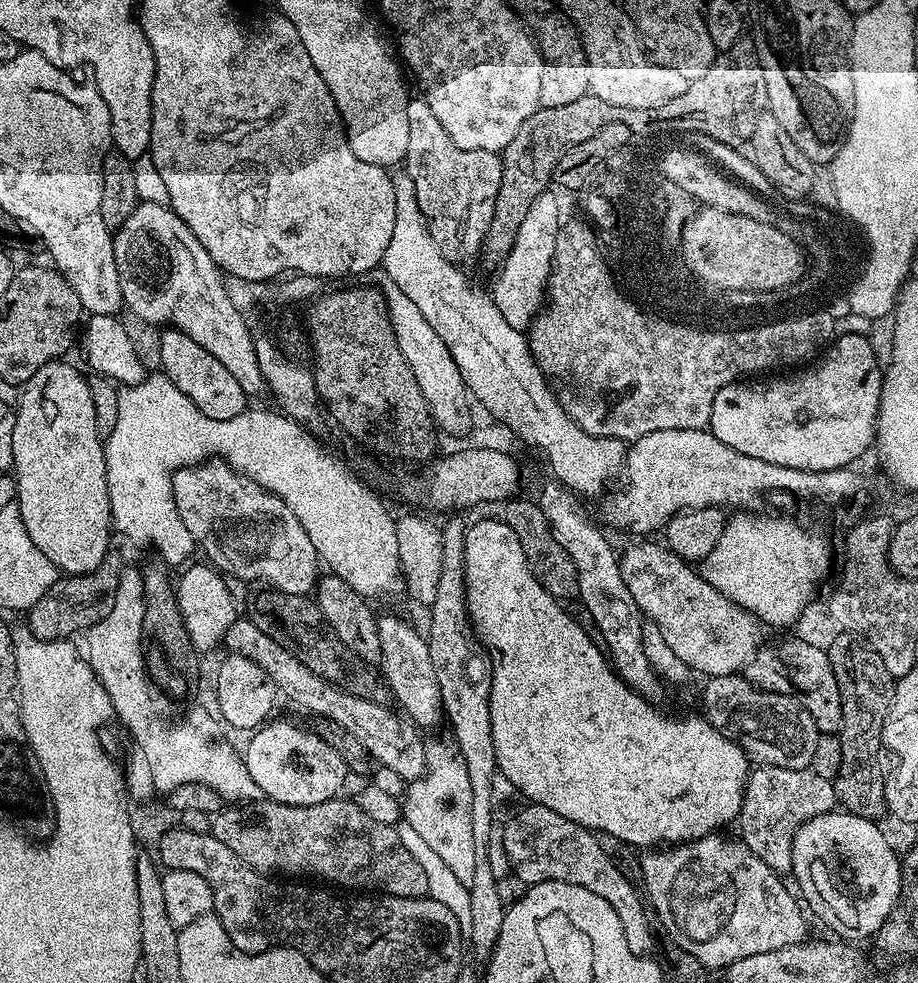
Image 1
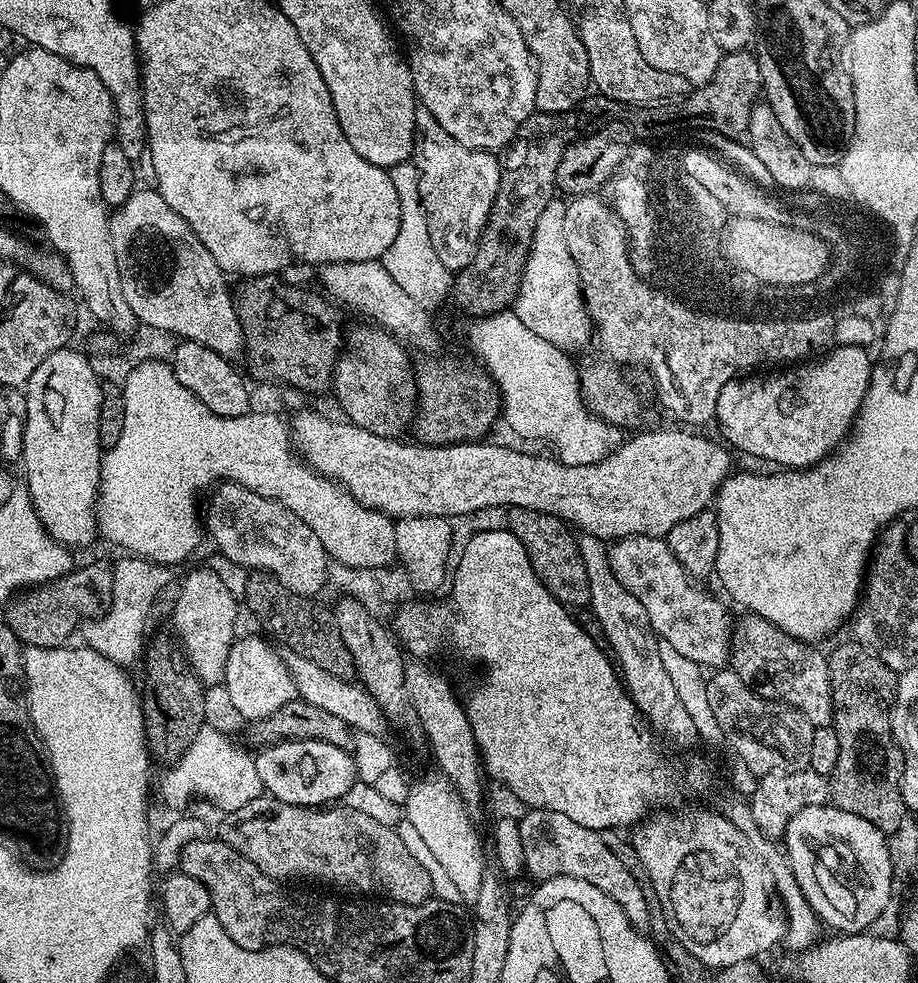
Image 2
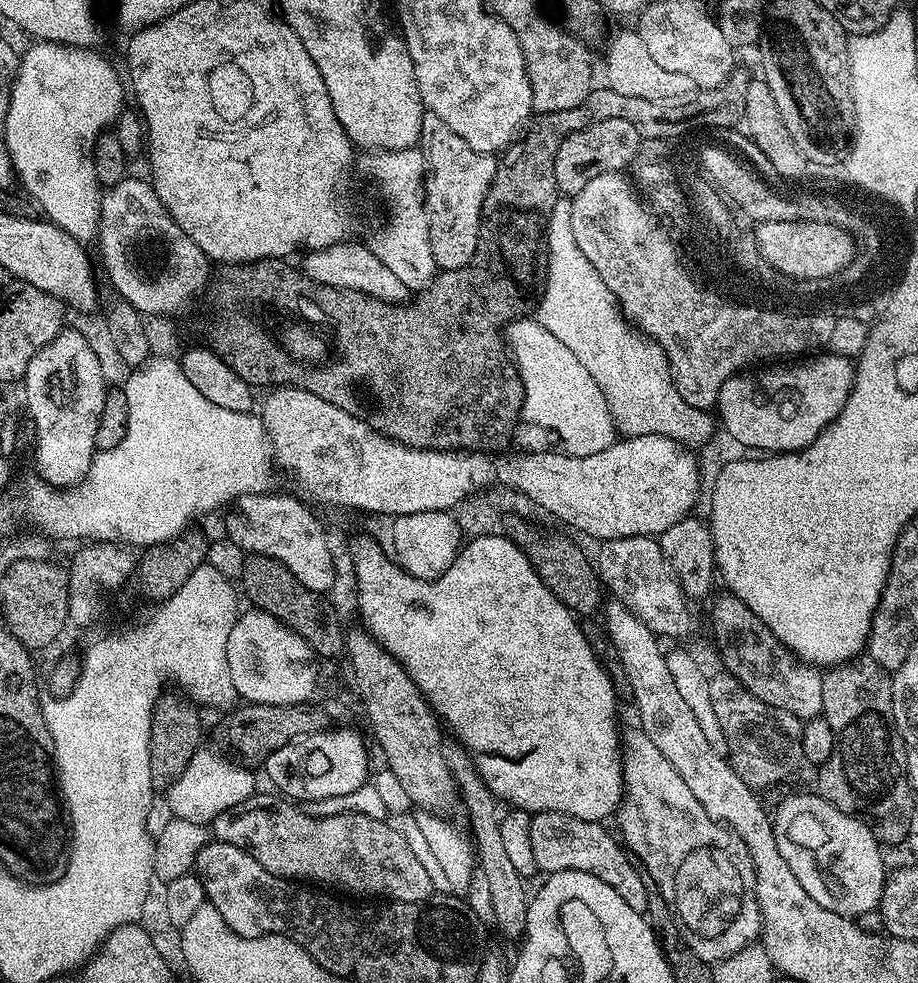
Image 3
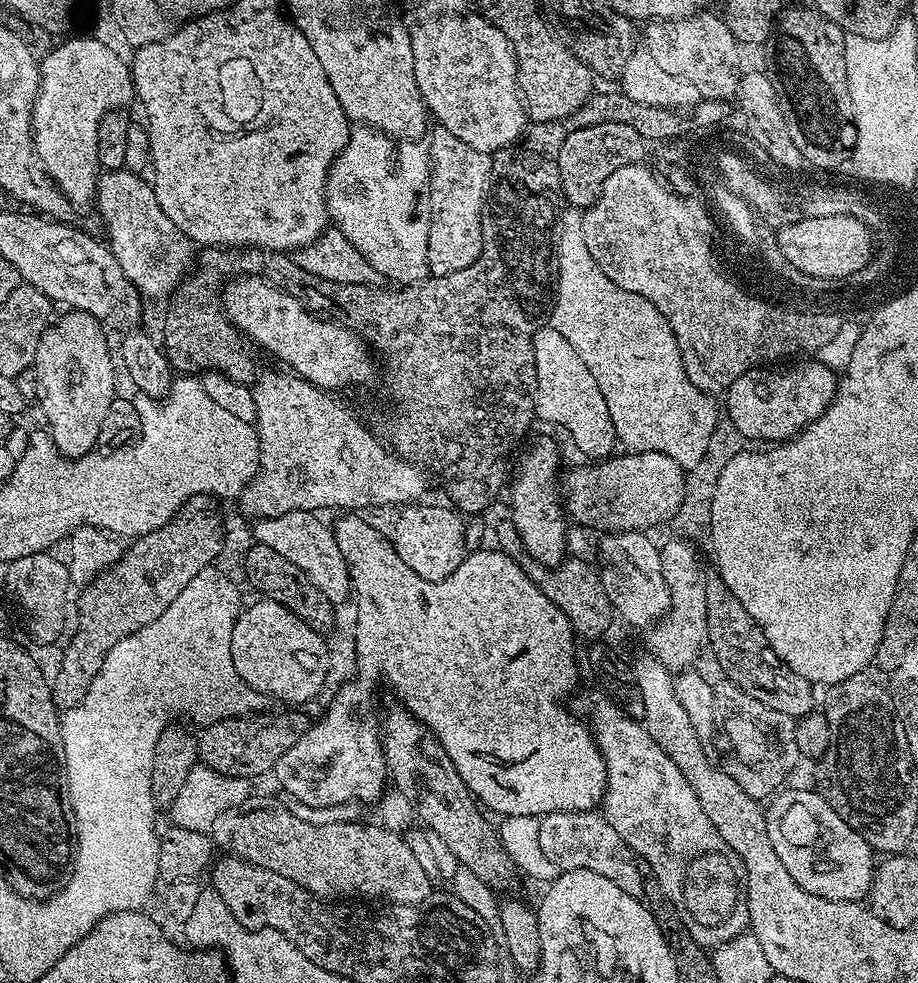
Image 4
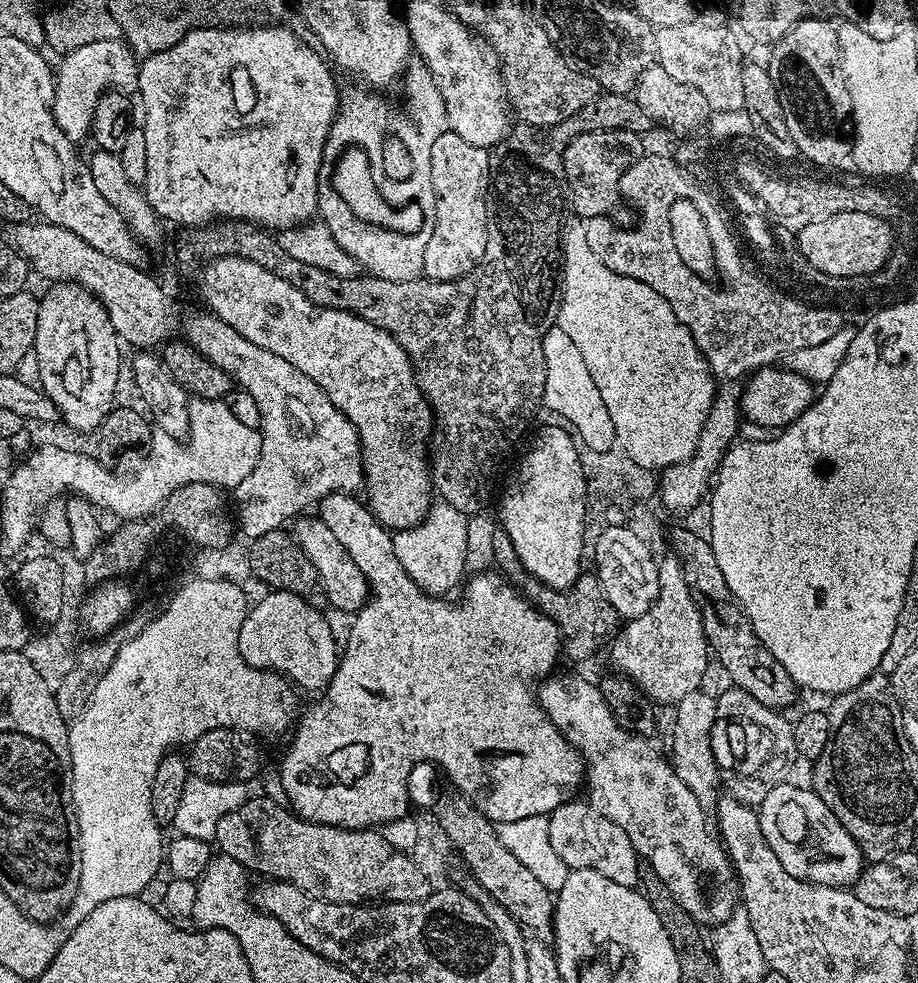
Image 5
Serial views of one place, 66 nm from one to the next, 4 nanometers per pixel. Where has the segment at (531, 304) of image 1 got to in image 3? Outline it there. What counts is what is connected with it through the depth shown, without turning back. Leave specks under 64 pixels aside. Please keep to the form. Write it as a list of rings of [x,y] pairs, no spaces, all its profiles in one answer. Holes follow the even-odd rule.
[[[560,198],[557,199],[551,216],[548,217],[546,229],[548,281],[545,284],[543,281],[544,297],[540,300],[540,309],[534,312],[535,319],[539,320],[542,326],[546,326],[546,330],[550,330],[550,334],[554,334],[554,338],[558,338],[562,346],[567,346],[574,354],[574,358],[578,358],[578,362],[586,366],[590,378],[598,382],[598,390],[602,390],[606,398],[606,406],[621,437],[665,436],[689,449],[696,450],[696,447],[706,443],[711,438],[712,431],[718,428],[713,413],[690,406],[682,399],[672,378],[672,372],[668,369],[668,359],[665,358],[664,351],[655,340],[629,323],[624,313],[620,311],[620,305],[616,303],[614,294],[610,294],[610,290],[602,282],[598,270],[594,270],[594,266],[586,262],[586,254],[578,250],[578,242],[574,242],[574,226],[570,226],[571,213],[571,199]]]

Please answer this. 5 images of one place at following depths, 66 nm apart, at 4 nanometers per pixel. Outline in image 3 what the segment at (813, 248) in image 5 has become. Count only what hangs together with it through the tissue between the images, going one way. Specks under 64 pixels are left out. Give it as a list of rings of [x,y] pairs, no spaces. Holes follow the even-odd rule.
[[[792,221],[757,223],[760,229],[760,245],[789,281],[800,282],[803,276],[822,276],[835,271],[848,260],[851,252],[850,237],[835,228],[827,228],[820,222]]]

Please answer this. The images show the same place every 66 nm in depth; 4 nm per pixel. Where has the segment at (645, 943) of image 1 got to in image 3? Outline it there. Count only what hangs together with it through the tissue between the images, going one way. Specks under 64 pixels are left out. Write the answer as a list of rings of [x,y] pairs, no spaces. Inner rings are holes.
[[[561,812],[535,813],[530,822],[530,850],[534,850],[537,869],[544,874],[562,870],[582,870],[586,874],[594,874],[594,878],[602,878],[606,886],[614,886],[614,890],[618,890],[618,895],[631,909],[641,914],[647,913],[649,881],[642,875],[625,845],[615,835],[612,837],[604,827],[603,823],[579,820],[564,816]]]

